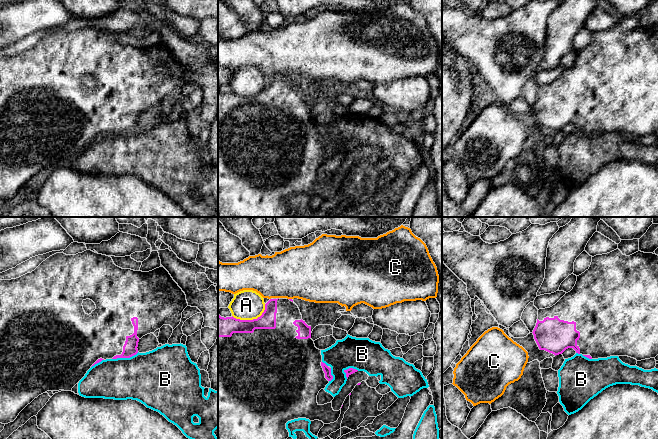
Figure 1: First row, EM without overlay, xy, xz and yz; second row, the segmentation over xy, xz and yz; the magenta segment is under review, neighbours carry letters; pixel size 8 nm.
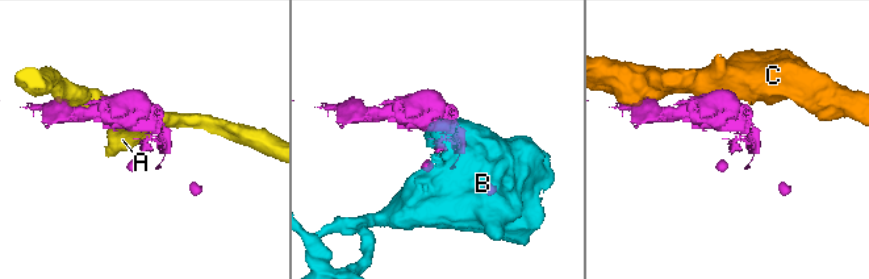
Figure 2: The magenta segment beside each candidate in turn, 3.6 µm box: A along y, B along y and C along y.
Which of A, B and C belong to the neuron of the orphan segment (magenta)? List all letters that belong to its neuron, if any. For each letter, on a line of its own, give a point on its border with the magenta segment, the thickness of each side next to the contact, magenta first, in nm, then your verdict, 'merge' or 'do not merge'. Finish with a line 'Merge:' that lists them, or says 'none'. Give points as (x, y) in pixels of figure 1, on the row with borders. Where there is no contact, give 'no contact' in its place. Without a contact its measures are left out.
A: xz (251, 320) | 160/240 nm | do not merge
B: xy (125, 357) | 110/400 nm | do not merge
C: xz (290, 299) | 20/440 nm | do not merge
Merge: none

